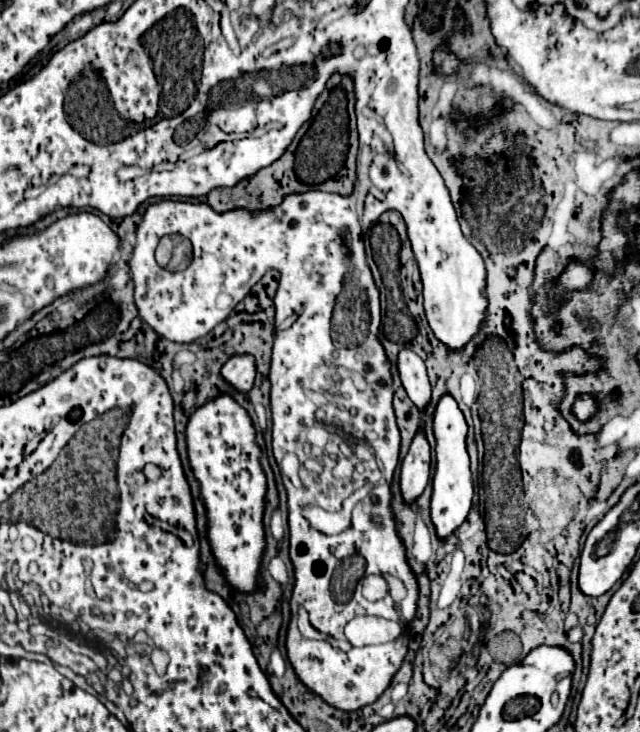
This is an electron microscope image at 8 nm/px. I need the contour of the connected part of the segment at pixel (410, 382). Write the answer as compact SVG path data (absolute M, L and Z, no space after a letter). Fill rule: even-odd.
M401 350L397 368L401 382L407 390L407 396L411 398L411 402L417 406L419 412L425 412L425 408L431 402L431 384L423 360L411 350Z

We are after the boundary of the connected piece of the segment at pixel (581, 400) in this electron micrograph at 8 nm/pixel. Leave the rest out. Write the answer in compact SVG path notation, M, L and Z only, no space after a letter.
M579 394L579 396L575 398L573 408L571 408L573 416L575 416L577 420L581 420L581 422L591 420L591 418L597 414L597 410L599 410L599 400L597 400L593 394Z

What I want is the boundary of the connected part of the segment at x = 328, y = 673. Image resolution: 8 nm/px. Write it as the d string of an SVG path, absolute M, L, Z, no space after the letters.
M287 634L287 656L299 680L307 688L319 694L327 704L345 712L353 712L367 704L373 704L387 690L391 678L403 664L403 658L407 654L407 642L407 636L401 636L389 644L351 648L349 652L339 652L329 642L313 642L303 636Z

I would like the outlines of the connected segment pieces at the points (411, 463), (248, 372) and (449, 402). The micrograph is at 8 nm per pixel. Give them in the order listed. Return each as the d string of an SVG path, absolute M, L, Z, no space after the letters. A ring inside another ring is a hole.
M419 428L401 464L401 490L406 503L412 504L425 490L429 480L429 466L431 466L431 446L425 430Z
M233 354L221 368L223 378L241 392L249 392L257 374L255 358L251 354Z
M450 394L439 400L433 418L433 432L436 440L436 469L432 481L430 516L437 528L437 536L445 538L455 532L467 518L473 500L473 480L471 480L470 458L465 448L465 418L457 408L457 402Z

